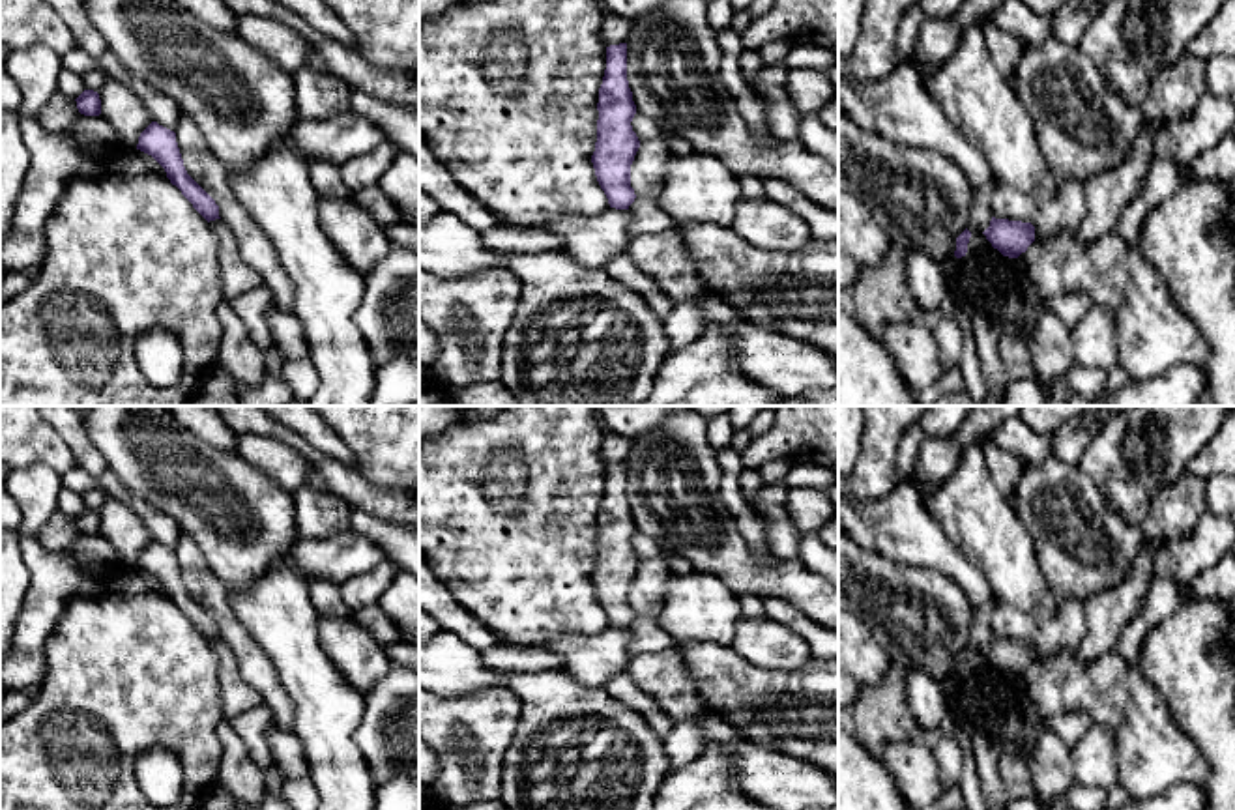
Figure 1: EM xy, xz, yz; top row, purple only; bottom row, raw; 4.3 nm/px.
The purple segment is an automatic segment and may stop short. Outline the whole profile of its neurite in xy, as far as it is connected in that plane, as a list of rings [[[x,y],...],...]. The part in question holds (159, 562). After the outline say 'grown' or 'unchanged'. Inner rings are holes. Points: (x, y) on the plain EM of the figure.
[[[152,541],[138,556],[137,569],[152,574],[193,627],[210,642],[219,636],[215,619],[187,593],[176,561],[176,552]]] | unchanged

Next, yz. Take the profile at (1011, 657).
[[[995,638],[982,651],[986,658],[1003,675],[1018,677],[1035,660],[1035,645],[1031,642]]] | unchanged

